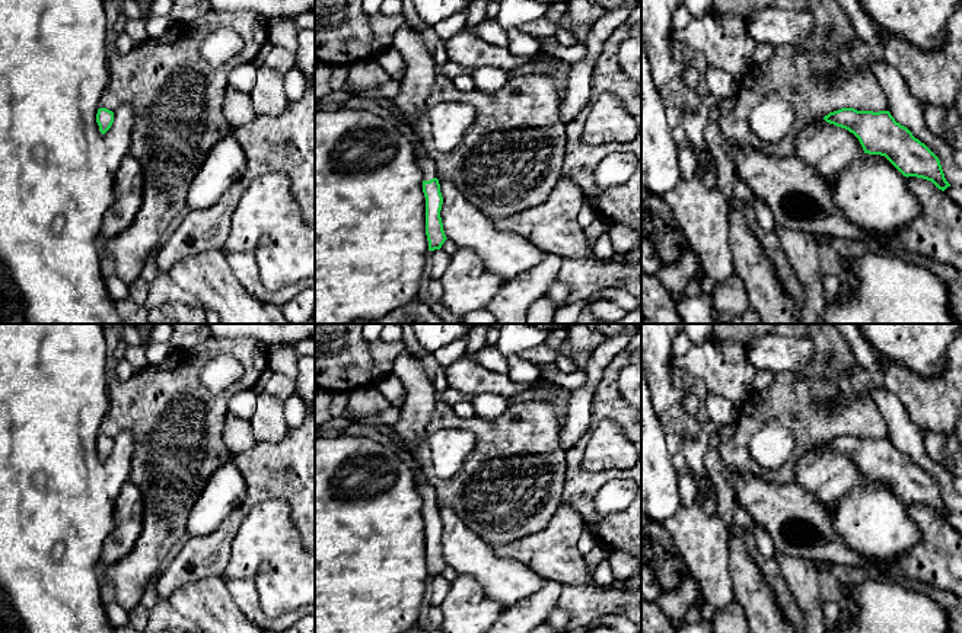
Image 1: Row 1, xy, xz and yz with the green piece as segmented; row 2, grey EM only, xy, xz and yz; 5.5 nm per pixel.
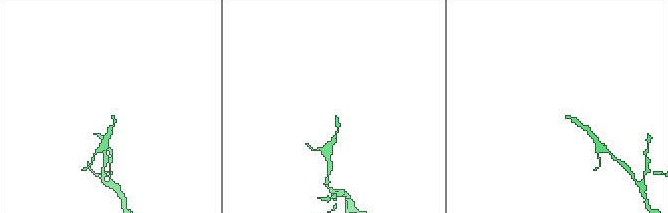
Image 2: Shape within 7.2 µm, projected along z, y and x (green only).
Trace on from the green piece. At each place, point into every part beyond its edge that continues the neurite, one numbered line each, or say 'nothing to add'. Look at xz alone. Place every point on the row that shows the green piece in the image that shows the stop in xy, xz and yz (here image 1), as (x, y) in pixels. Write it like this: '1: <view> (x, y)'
1: xz (426, 164)

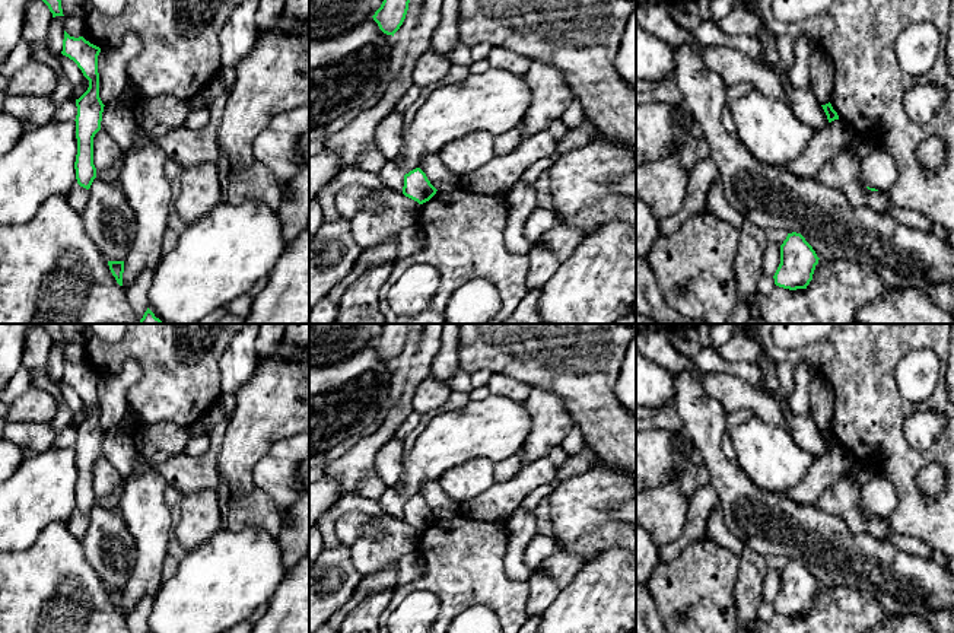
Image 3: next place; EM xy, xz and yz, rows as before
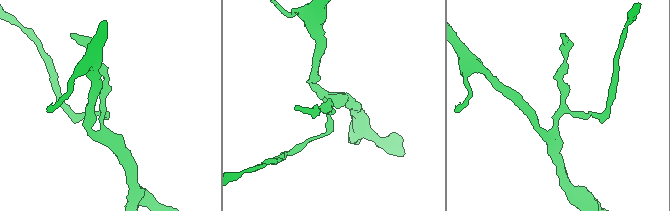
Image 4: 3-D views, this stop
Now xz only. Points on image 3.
nothing to add

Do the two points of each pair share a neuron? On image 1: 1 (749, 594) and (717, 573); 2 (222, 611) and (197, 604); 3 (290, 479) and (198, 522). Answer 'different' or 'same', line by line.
1: different
2: same
3: different

